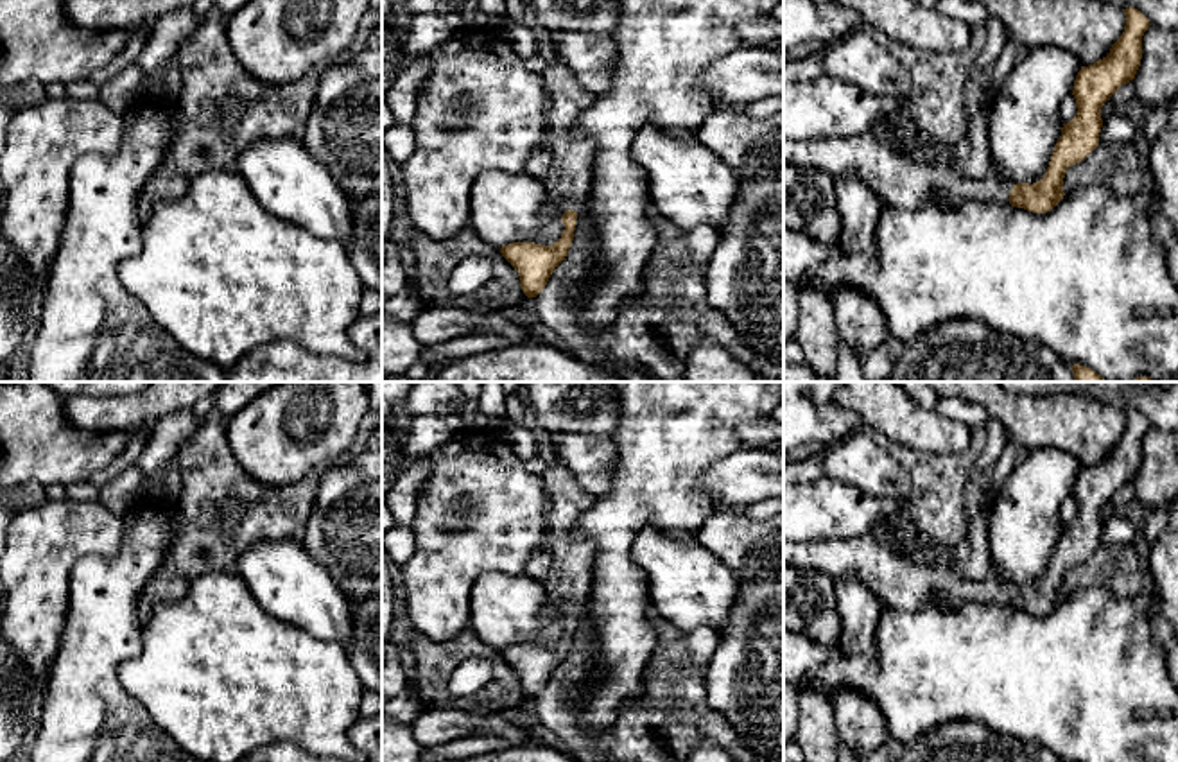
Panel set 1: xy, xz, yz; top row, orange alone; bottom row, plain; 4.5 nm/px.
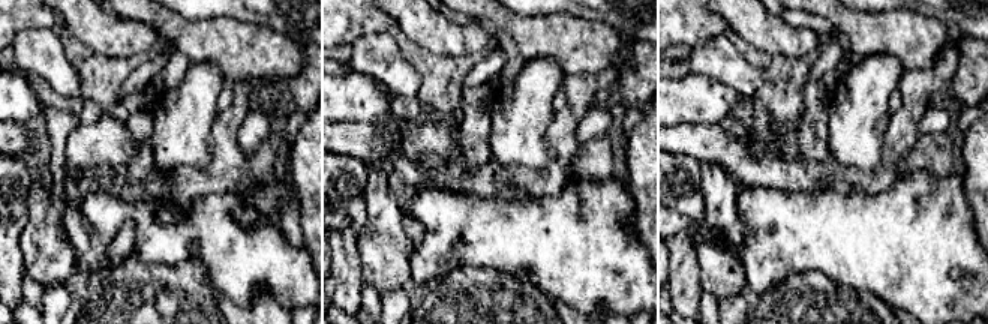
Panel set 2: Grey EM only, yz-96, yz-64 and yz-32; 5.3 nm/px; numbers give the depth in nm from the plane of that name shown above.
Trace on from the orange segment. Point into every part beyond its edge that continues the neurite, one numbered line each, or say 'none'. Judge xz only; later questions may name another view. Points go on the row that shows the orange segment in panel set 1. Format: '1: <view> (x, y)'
1: xz (569, 181)

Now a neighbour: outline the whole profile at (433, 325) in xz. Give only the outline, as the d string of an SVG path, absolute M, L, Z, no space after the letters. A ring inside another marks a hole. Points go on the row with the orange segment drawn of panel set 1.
M427 307L411 321L411 328L423 348L470 333L498 333L507 337L511 344L534 342L529 330L513 325L500 312L481 316L461 308Z

